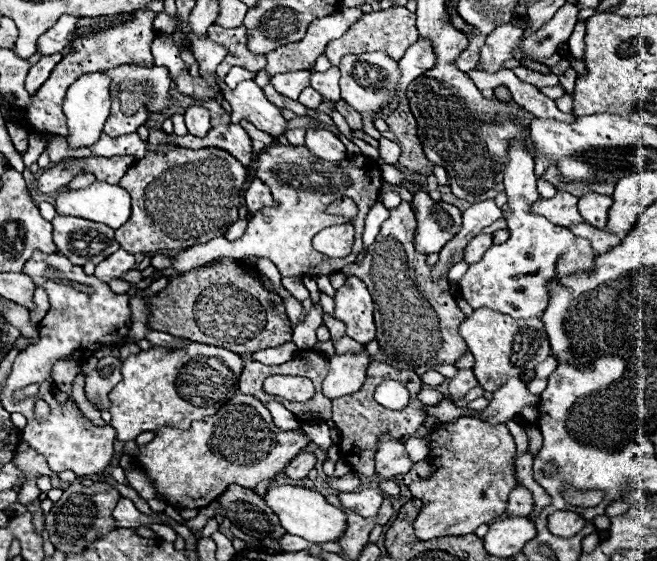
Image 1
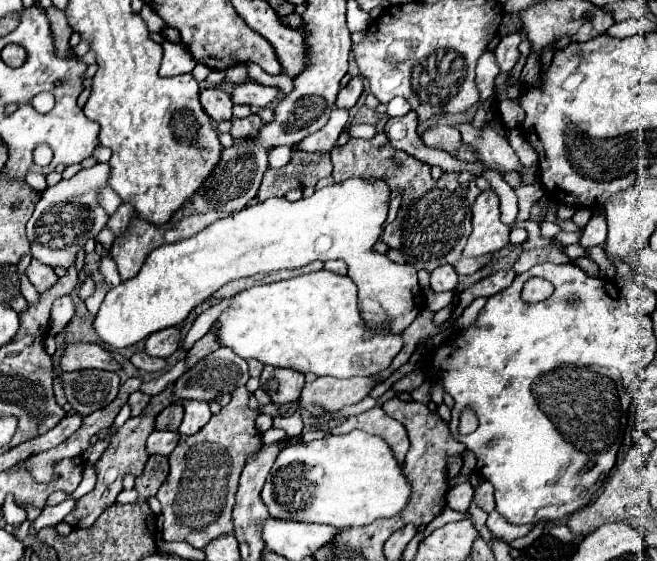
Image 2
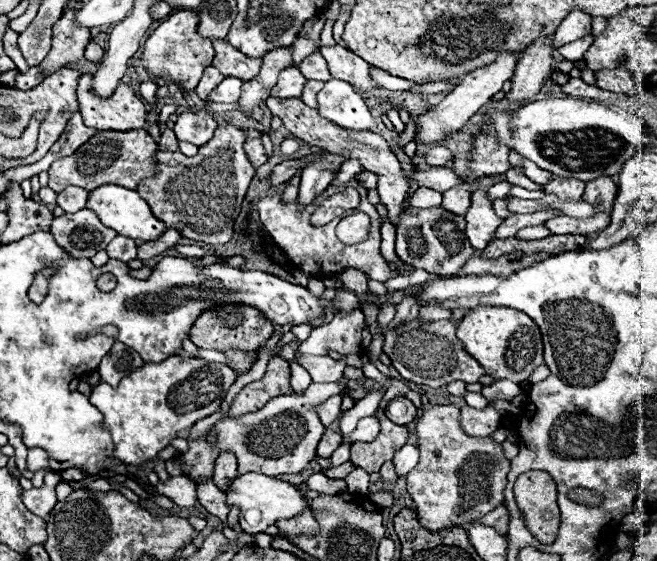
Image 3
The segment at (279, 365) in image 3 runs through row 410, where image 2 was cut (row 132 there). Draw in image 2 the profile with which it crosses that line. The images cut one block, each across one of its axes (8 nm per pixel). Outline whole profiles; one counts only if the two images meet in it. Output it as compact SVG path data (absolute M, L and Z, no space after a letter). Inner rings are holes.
M250 114L248 118L234 118L234 116L232 116L230 122L232 122L230 134L232 134L234 138L240 138L240 136L252 136L252 134L256 134L256 132L264 126L264 122L260 120L258 114Z

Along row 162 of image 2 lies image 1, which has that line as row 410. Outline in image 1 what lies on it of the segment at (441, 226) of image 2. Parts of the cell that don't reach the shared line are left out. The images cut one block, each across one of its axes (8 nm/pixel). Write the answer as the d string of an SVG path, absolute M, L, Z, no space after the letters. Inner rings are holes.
M372 360L370 366L368 366L368 374L366 374L364 386L358 392L354 392L354 394L340 396L340 398L332 400L332 420L340 428L340 442L338 442L340 456L344 458L344 462L354 472L364 474L364 476L372 476L374 474L372 458L374 458L378 436L388 432L392 438L400 438L402 440L402 438L408 438L414 430L418 430L422 426L422 422L426 418L426 412L424 412L424 404L418 400L420 390L422 390L422 382L420 382L416 372L400 370L400 368L394 368L394 366L386 364L386 362ZM382 380L398 380L410 390L410 404L404 410L388 410L388 408L380 406L374 400L374 388Z

